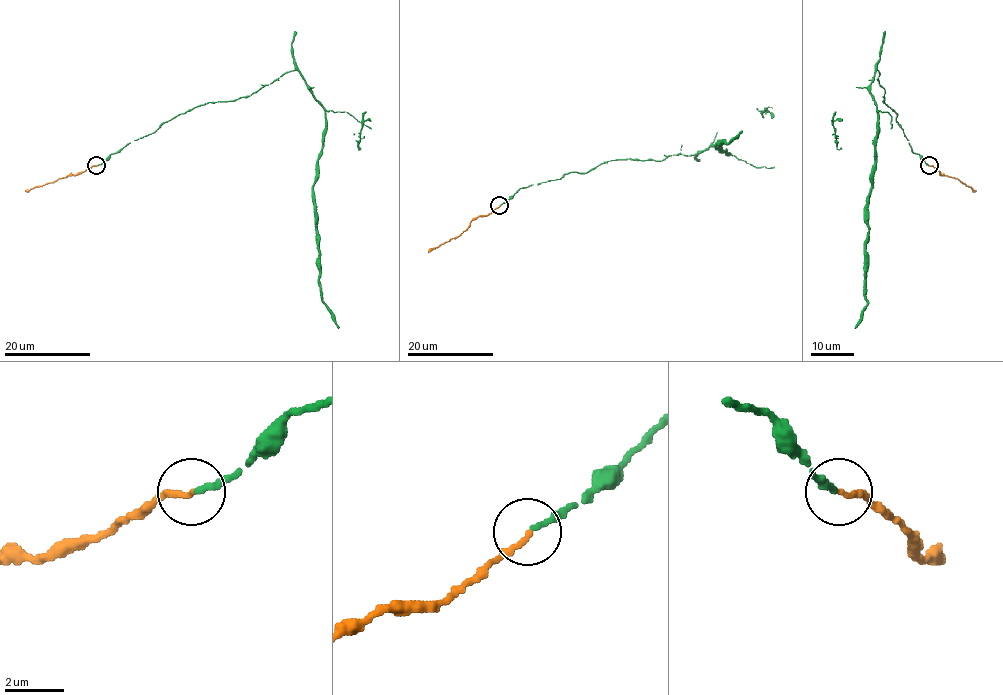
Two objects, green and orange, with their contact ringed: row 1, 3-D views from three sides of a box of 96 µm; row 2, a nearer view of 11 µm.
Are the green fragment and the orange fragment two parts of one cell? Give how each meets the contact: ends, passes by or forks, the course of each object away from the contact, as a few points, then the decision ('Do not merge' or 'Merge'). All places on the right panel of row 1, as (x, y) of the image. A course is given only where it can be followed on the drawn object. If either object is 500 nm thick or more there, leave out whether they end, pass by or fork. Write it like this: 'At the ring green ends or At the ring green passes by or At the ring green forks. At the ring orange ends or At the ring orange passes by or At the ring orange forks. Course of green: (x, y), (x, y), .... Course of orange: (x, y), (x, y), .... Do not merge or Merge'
At the ring green ends. At the ring orange ends. Course of green: (928, 165), (883, 101), (876, 70), (870, 86), (877, 129), (867, 306), (855, 328). Course of orange: (929, 165), (976, 190). Merge

